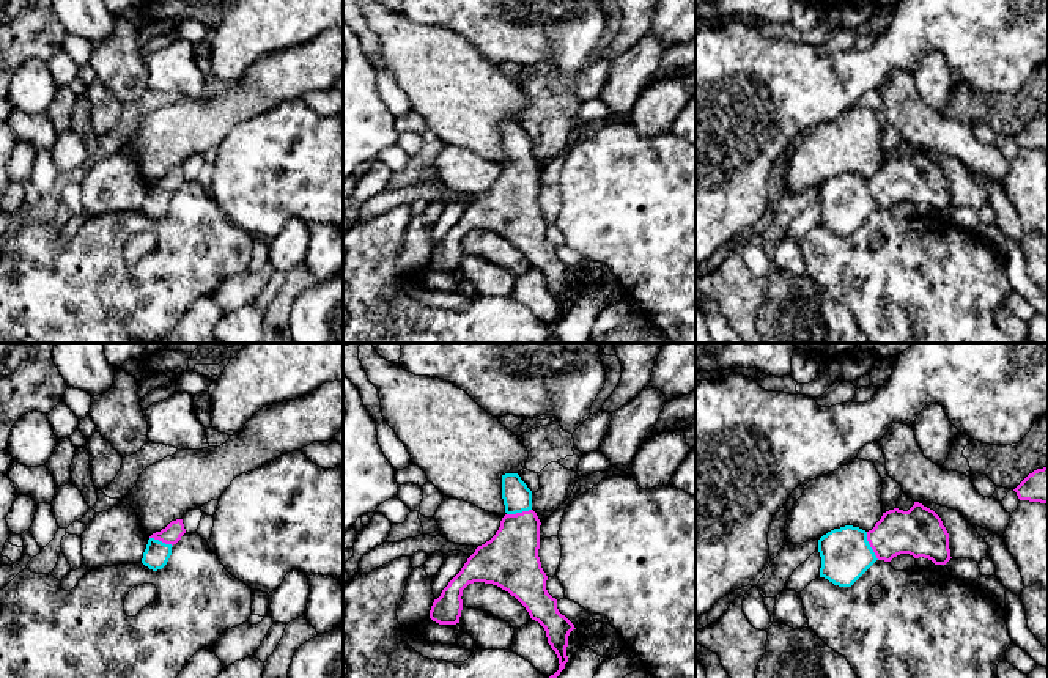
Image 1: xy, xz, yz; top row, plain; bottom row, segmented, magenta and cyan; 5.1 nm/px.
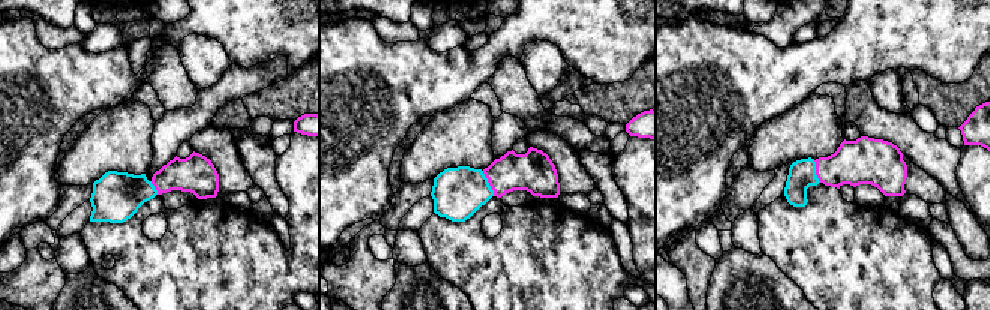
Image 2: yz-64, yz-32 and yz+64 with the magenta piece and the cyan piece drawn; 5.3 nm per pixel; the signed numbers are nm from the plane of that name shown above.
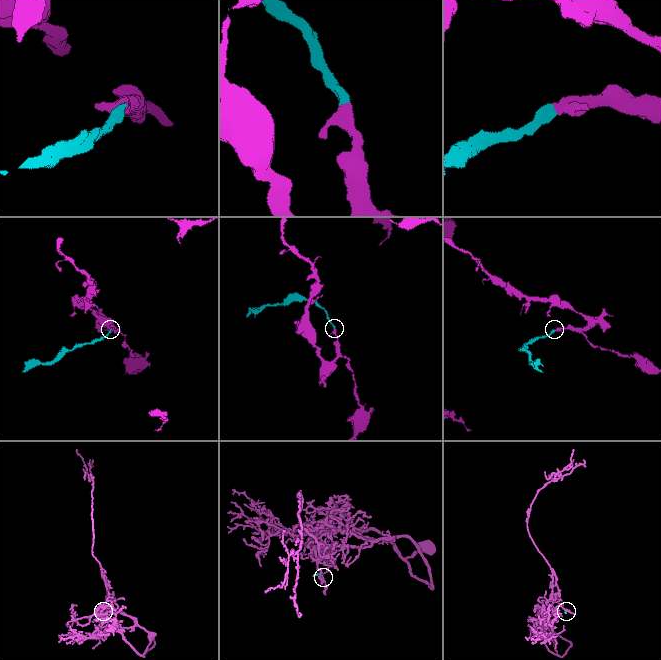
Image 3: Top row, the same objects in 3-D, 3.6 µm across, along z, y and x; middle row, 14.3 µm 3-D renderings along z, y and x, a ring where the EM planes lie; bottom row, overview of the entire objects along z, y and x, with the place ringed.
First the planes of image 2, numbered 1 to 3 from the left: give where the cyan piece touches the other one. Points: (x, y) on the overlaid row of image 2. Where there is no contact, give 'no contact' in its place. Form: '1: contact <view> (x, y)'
1: contact yz-64 (155, 187)
2: contact yz-32 (488, 181)
3: contact yz+64 (816, 171)

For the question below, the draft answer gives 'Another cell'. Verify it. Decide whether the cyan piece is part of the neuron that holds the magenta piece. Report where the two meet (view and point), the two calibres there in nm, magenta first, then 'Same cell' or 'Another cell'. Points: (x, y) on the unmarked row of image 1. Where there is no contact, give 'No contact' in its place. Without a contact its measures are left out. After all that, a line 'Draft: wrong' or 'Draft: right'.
Touches magenta at yz (870, 194). Thickness 240 nm (magenta) against 260 nm. Same cell
Draft: wrong

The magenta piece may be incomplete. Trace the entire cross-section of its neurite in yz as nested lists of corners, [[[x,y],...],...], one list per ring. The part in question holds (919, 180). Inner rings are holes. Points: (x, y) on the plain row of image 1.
[[[919,149],[908,157],[889,157],[869,179],[845,173],[818,187],[820,225],[851,234],[876,208],[891,209],[900,201],[946,212],[950,205],[949,181],[941,165]]]

